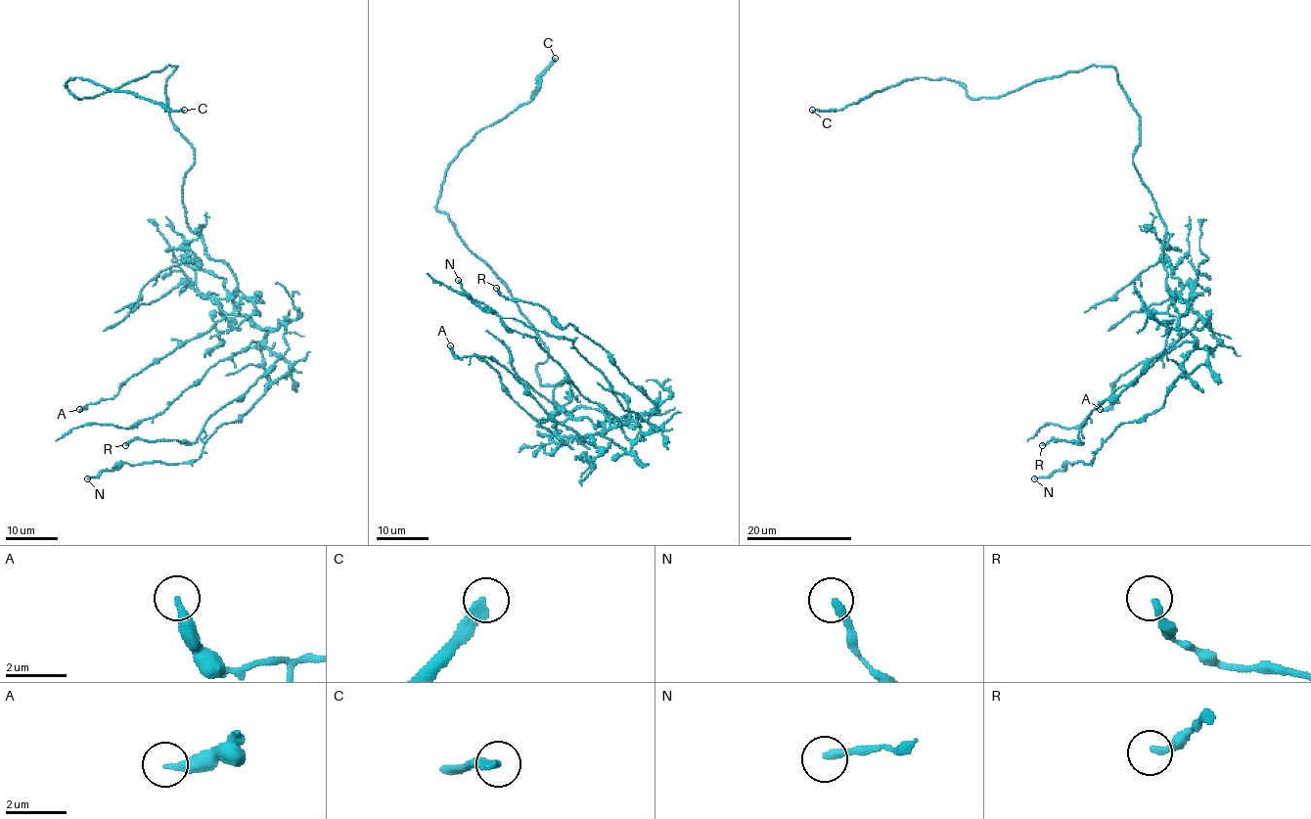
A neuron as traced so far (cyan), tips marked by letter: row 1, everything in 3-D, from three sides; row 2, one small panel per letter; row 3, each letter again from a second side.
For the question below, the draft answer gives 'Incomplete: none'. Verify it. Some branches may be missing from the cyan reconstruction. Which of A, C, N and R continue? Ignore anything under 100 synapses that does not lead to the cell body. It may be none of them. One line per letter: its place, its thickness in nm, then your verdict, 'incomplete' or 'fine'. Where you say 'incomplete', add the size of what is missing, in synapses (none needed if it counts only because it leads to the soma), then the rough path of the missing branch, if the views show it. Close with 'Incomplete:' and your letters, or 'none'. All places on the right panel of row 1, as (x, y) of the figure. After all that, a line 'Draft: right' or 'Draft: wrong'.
A: (1100, 409) | 240 nm | fine
C: (812, 110) | 300 nm | incomplete | (812, 110), (769, 112), (764, 109)
N: (1034, 478) | 280 nm | fine
R: (1042, 445) | 240 nm | fine
Incomplete: C
Draft: wrong

